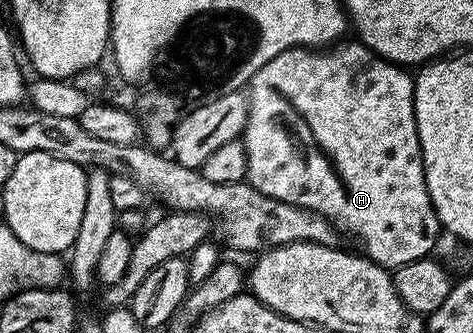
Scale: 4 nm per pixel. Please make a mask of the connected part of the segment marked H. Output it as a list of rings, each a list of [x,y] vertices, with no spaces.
[[[345,44],[324,51],[288,49],[248,78],[249,114],[243,134],[247,180],[263,195],[325,214],[342,234],[350,233],[362,241],[364,256],[392,271],[430,256],[437,236],[443,233],[427,191],[415,123],[415,77],[408,68],[385,61],[363,44]]]

